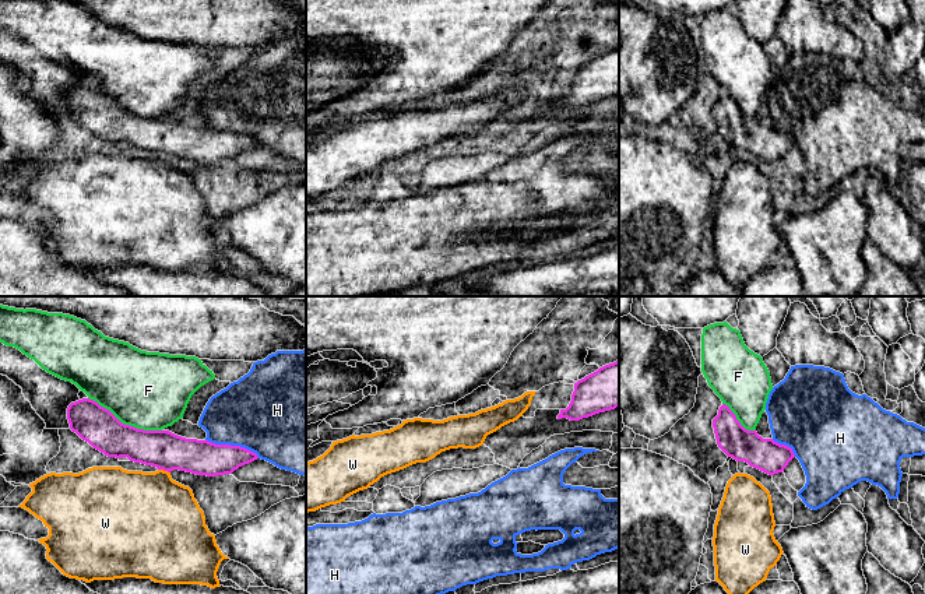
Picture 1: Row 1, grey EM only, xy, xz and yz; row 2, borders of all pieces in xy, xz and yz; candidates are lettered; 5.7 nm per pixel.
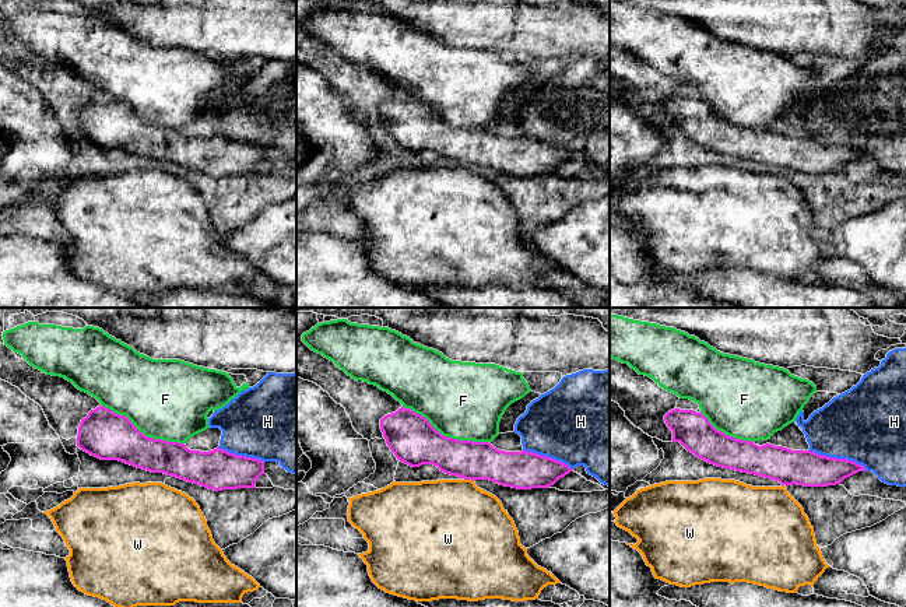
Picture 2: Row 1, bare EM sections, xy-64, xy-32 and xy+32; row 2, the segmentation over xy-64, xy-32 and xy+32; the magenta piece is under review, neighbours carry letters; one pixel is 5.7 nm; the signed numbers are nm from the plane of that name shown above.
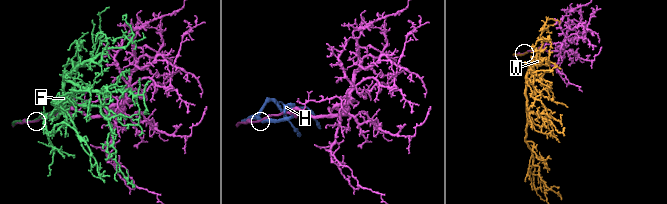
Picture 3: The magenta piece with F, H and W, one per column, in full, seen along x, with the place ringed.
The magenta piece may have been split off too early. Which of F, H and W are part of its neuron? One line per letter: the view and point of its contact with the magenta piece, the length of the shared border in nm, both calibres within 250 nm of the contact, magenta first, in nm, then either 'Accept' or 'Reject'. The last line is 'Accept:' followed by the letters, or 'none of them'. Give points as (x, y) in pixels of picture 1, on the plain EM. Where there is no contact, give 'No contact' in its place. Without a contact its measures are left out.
F: Touches magenta at xy (123, 111). Shared border 460 nm. Thickness 220 nm (magenta) against 440 nm. Reject
H: Touches magenta at xy (232, 133). Shared border 320 nm. Thickness 200 nm (magenta) against 440 nm. Reject
W: Touches magenta at xy (164, 157). Shared border 80 nm. Thickness 220 nm (magenta) against 440 nm. Reject
Accept: none of them

